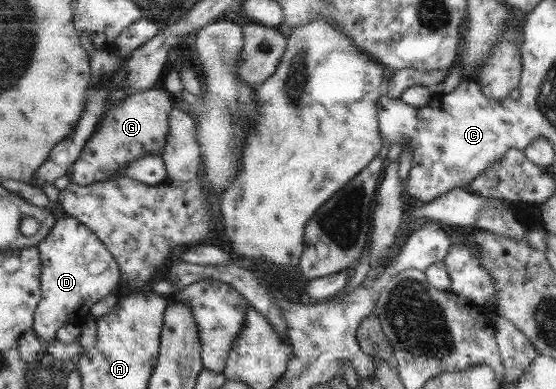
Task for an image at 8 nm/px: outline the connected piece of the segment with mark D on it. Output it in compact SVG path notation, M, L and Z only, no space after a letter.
M58 215L55 226L36 247L41 260L41 300L34 312L33 332L45 344L57 340L55 333L69 324L82 327L90 314L90 308L101 298L118 293L122 274L105 245L85 224L75 217Z

